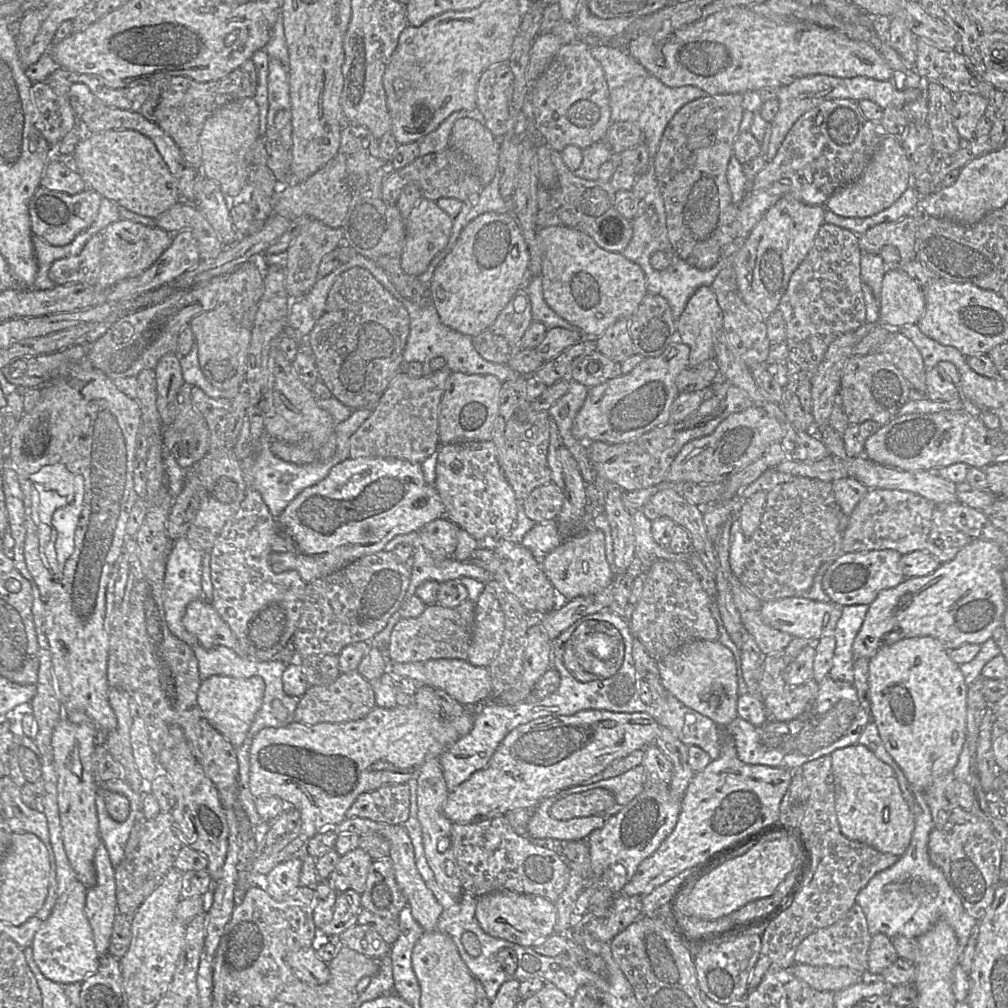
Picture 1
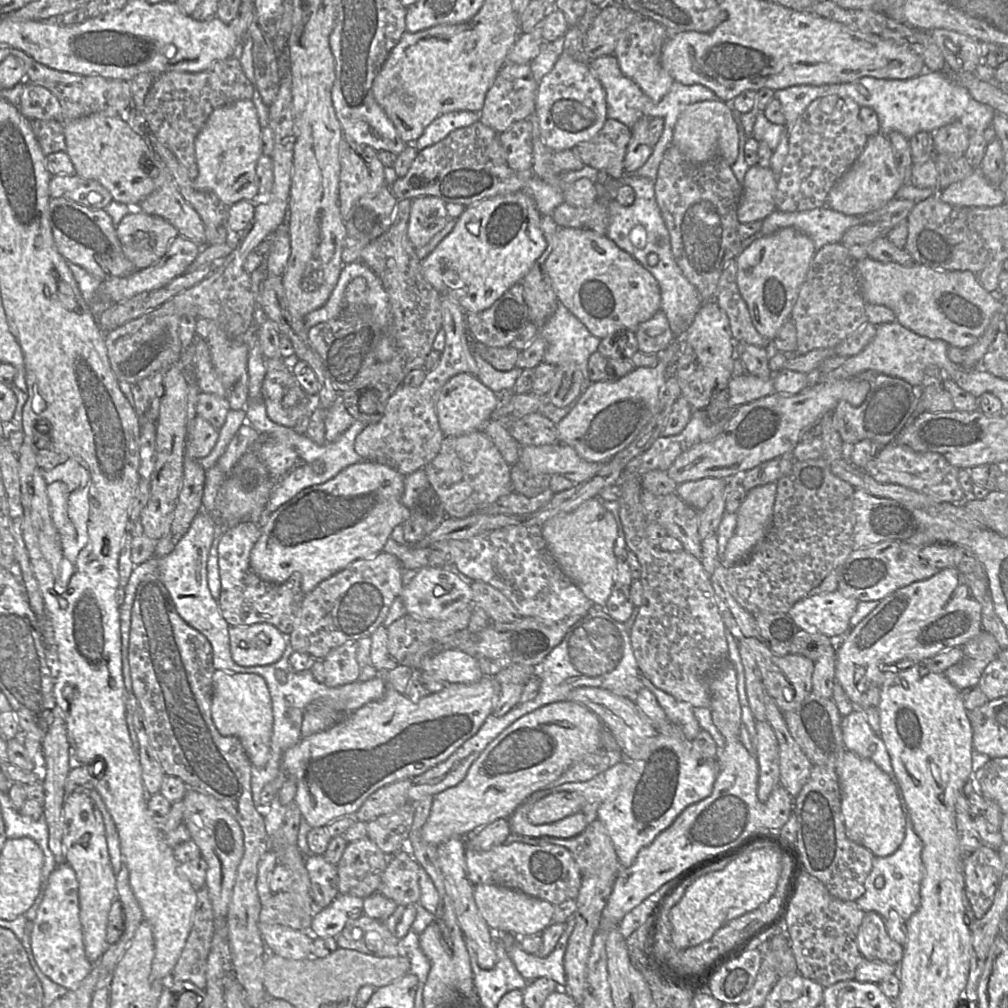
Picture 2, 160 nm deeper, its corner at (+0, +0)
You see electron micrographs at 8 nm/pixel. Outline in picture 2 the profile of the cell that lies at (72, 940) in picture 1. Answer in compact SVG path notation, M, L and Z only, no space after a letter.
M67 862L57 864L49 876L48 886L34 920L31 948L40 970L53 982L67 990L78 986L93 968L84 948L79 883L75 871Z

